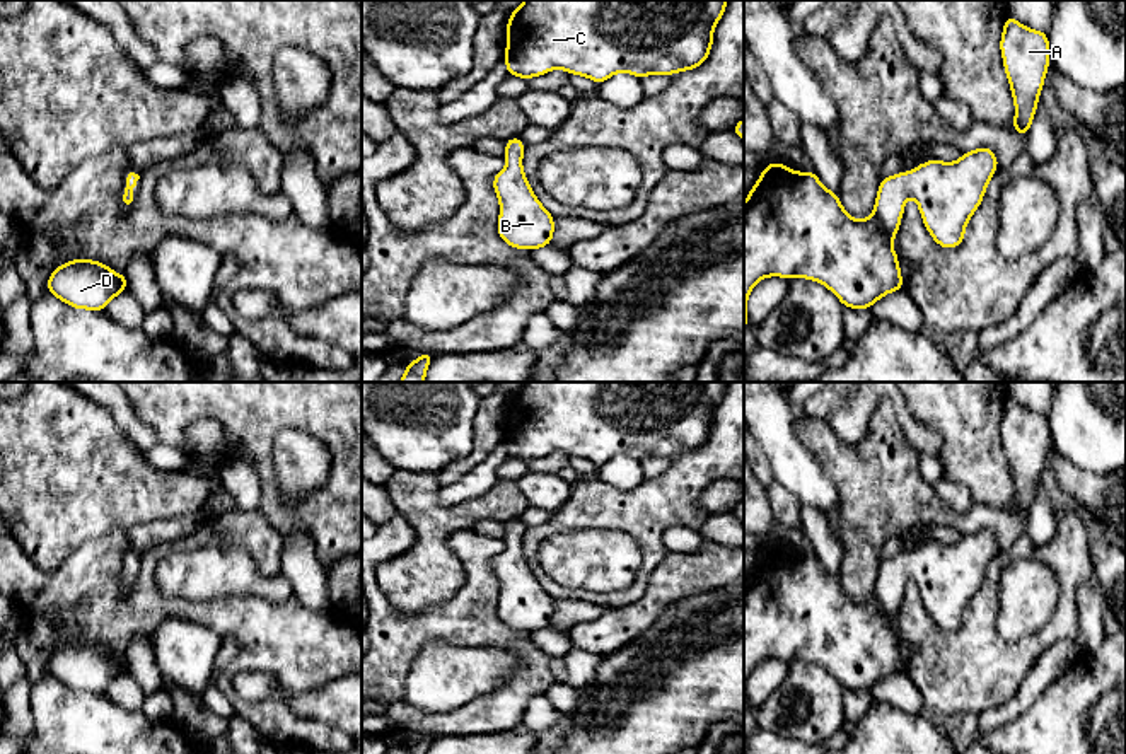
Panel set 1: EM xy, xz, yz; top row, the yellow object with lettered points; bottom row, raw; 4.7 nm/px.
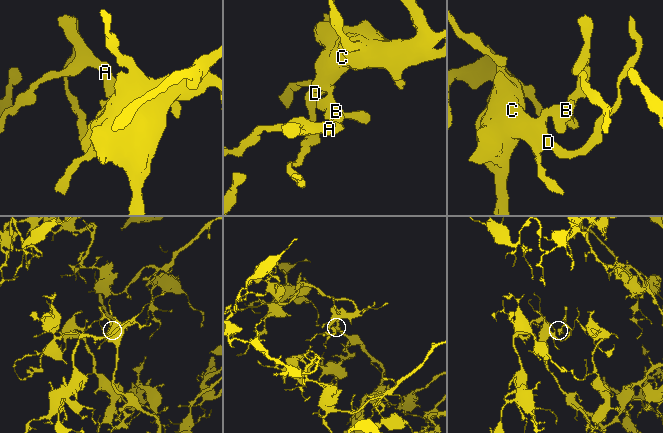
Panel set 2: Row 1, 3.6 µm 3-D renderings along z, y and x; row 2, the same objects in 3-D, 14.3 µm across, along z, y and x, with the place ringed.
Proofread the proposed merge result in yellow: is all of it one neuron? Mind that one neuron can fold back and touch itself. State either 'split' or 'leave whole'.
leave whole

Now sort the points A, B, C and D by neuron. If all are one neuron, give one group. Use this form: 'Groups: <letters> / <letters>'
Groups: A B C D

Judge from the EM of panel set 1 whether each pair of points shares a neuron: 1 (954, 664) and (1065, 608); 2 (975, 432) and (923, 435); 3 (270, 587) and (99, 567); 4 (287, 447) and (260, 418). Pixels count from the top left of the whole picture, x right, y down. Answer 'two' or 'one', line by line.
1: one
2: two
3: two
4: two

